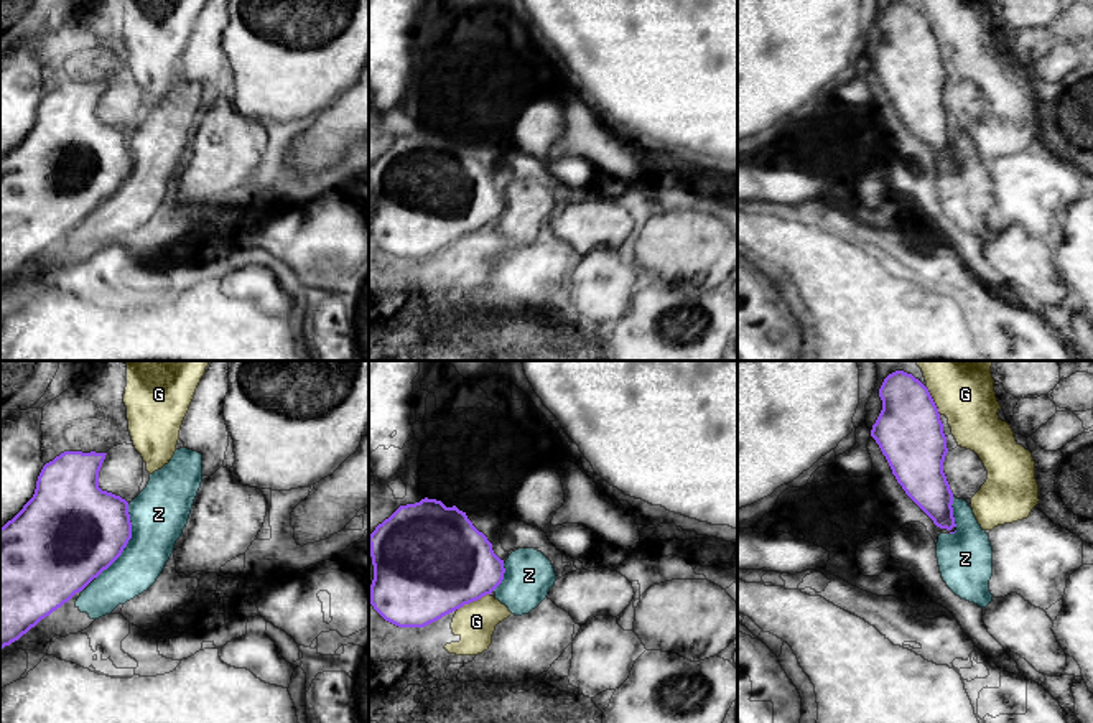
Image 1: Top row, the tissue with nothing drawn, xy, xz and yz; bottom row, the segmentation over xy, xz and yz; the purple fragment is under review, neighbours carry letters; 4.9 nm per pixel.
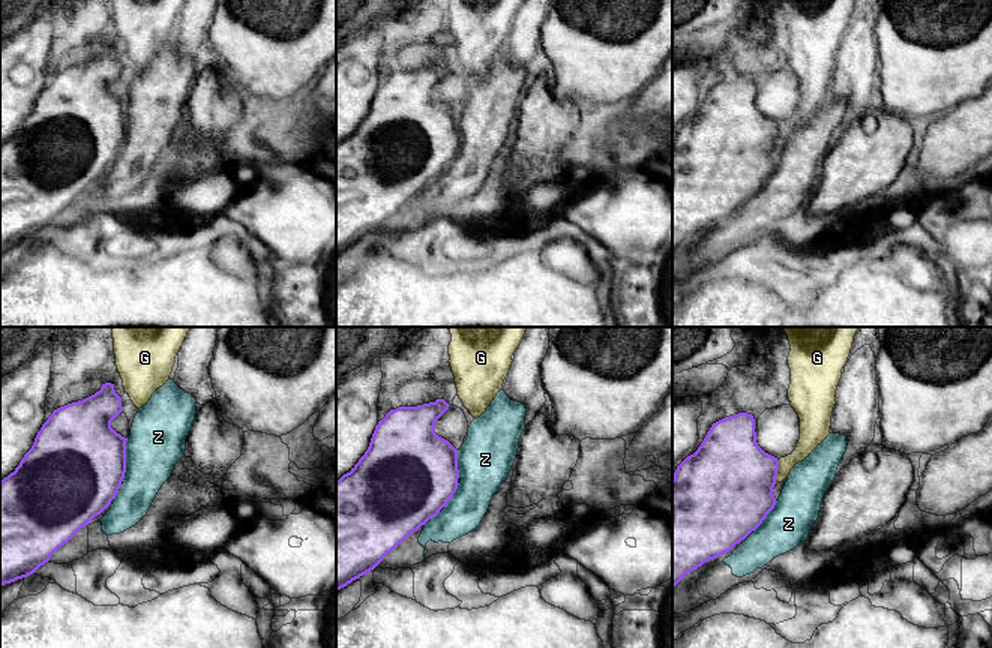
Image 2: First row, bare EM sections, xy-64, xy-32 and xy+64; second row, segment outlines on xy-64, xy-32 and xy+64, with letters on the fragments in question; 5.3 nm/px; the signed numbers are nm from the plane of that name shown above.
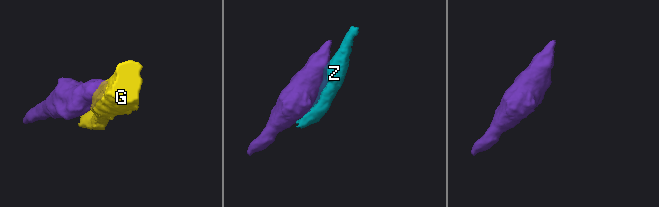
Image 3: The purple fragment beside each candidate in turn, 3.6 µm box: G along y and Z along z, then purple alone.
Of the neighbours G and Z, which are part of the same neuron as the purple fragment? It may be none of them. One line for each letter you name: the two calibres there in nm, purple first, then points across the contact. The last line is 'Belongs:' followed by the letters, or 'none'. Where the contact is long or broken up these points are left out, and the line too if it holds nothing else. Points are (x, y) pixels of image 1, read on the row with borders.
Belongs: none

